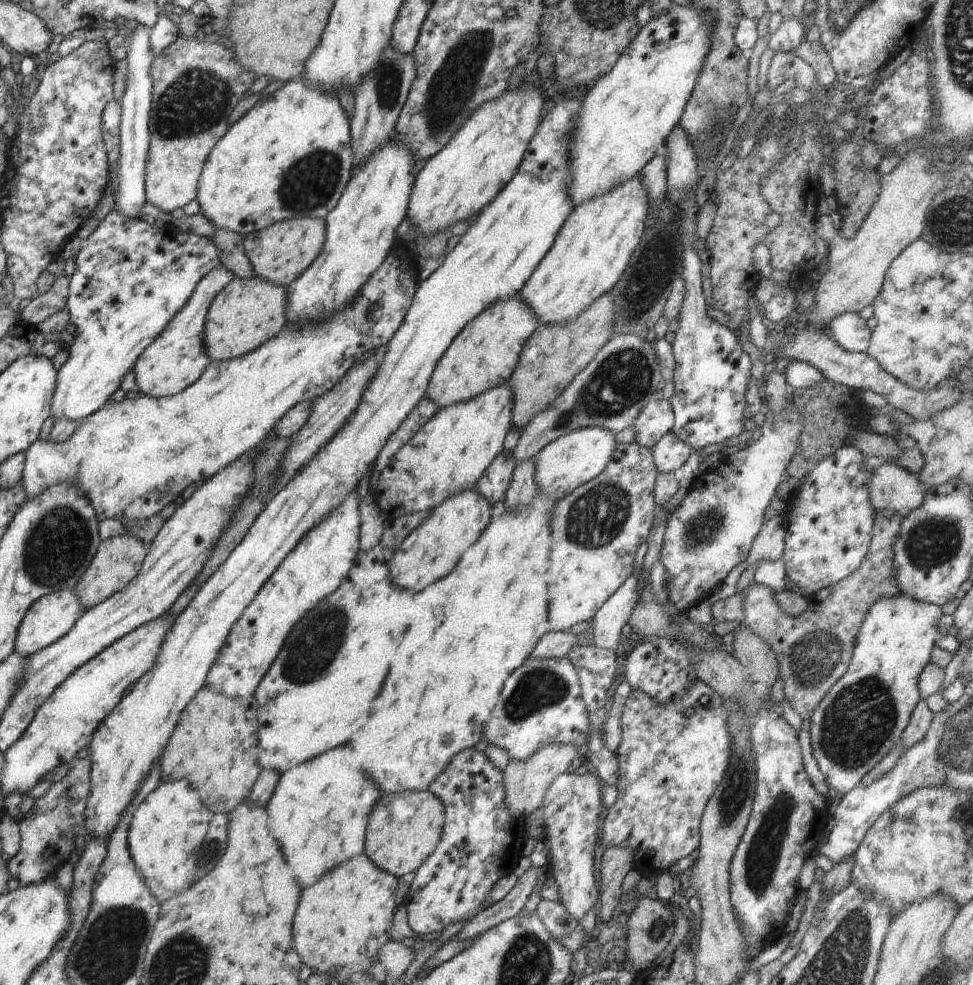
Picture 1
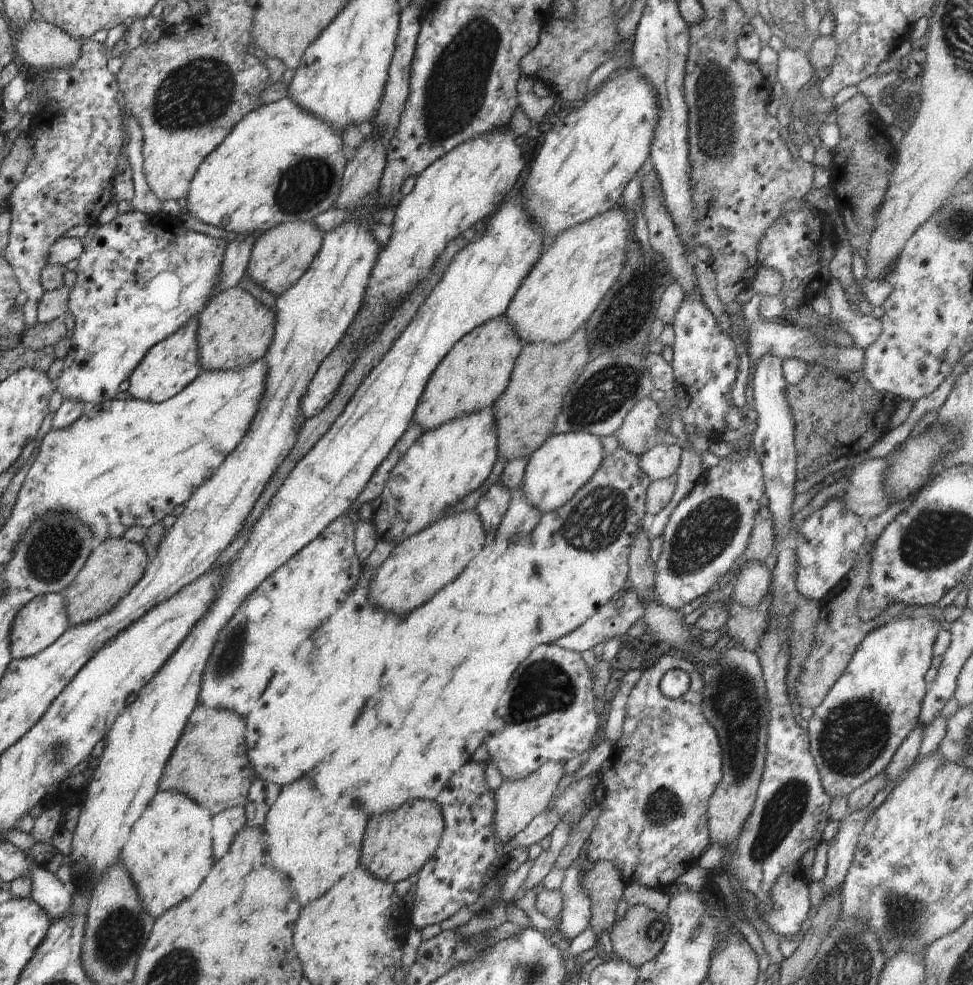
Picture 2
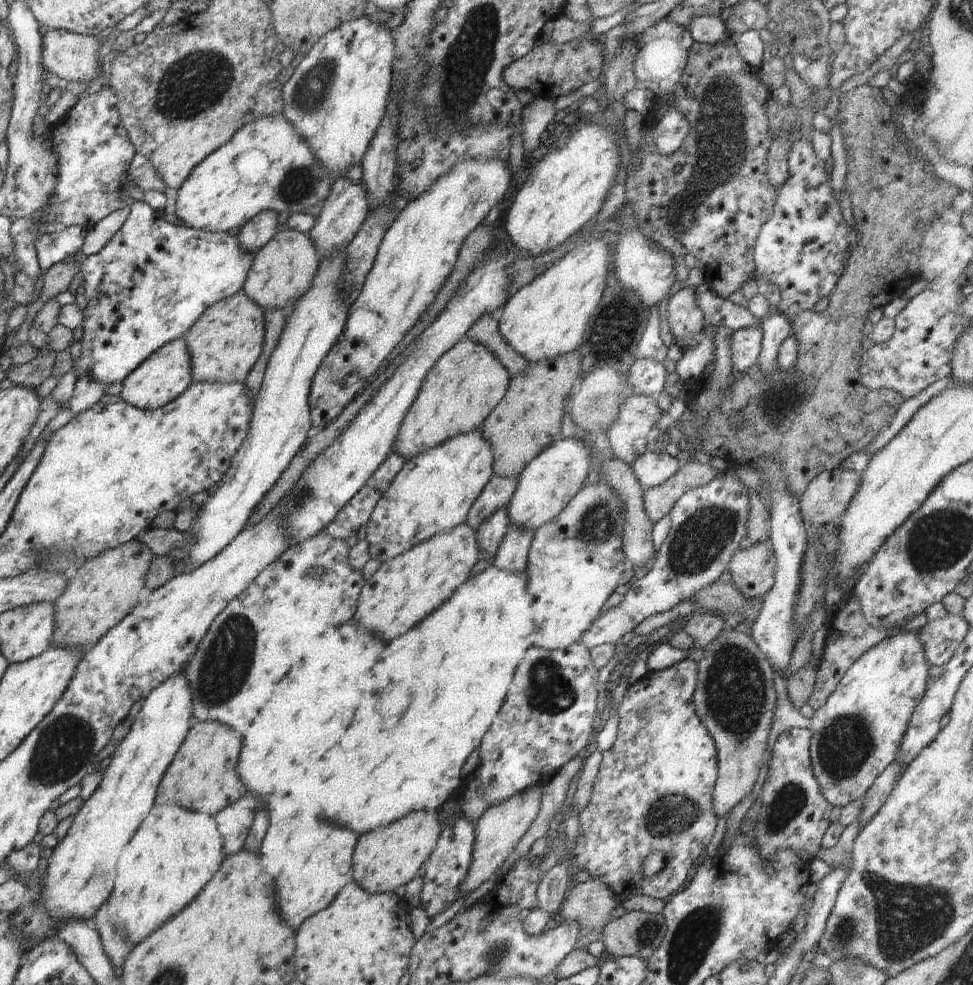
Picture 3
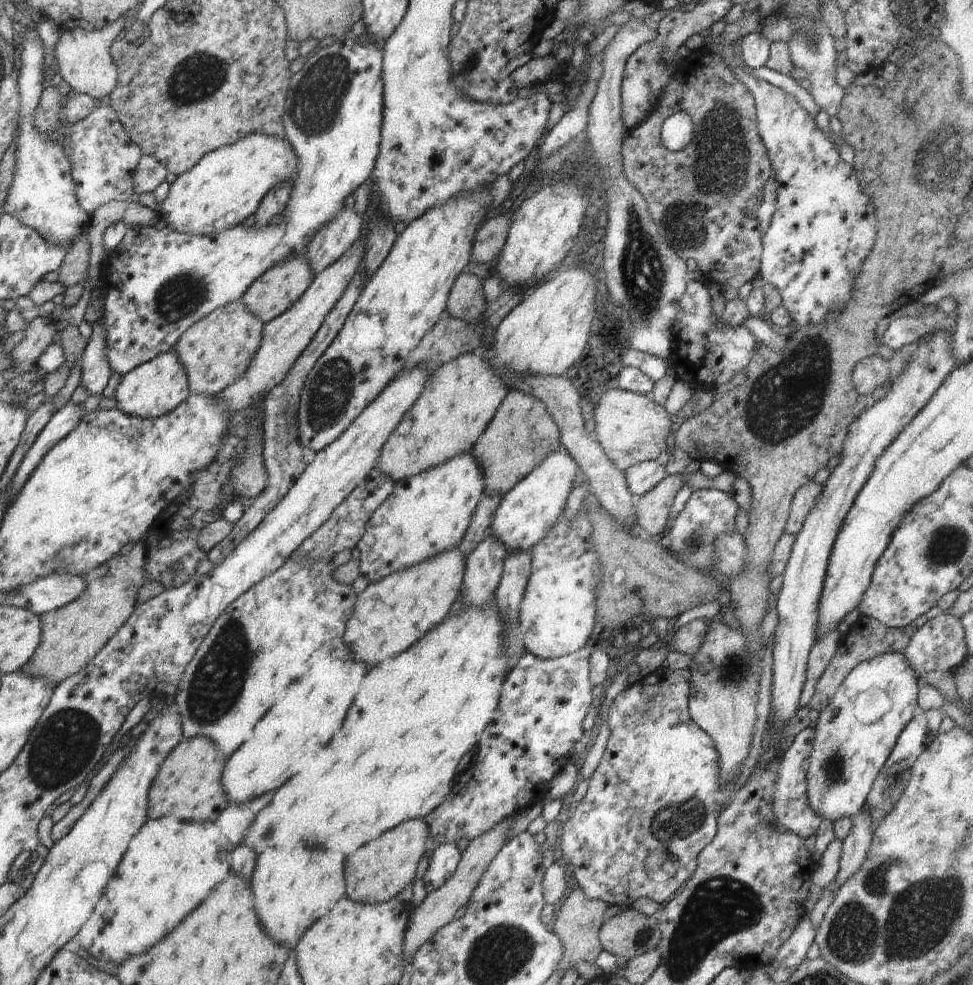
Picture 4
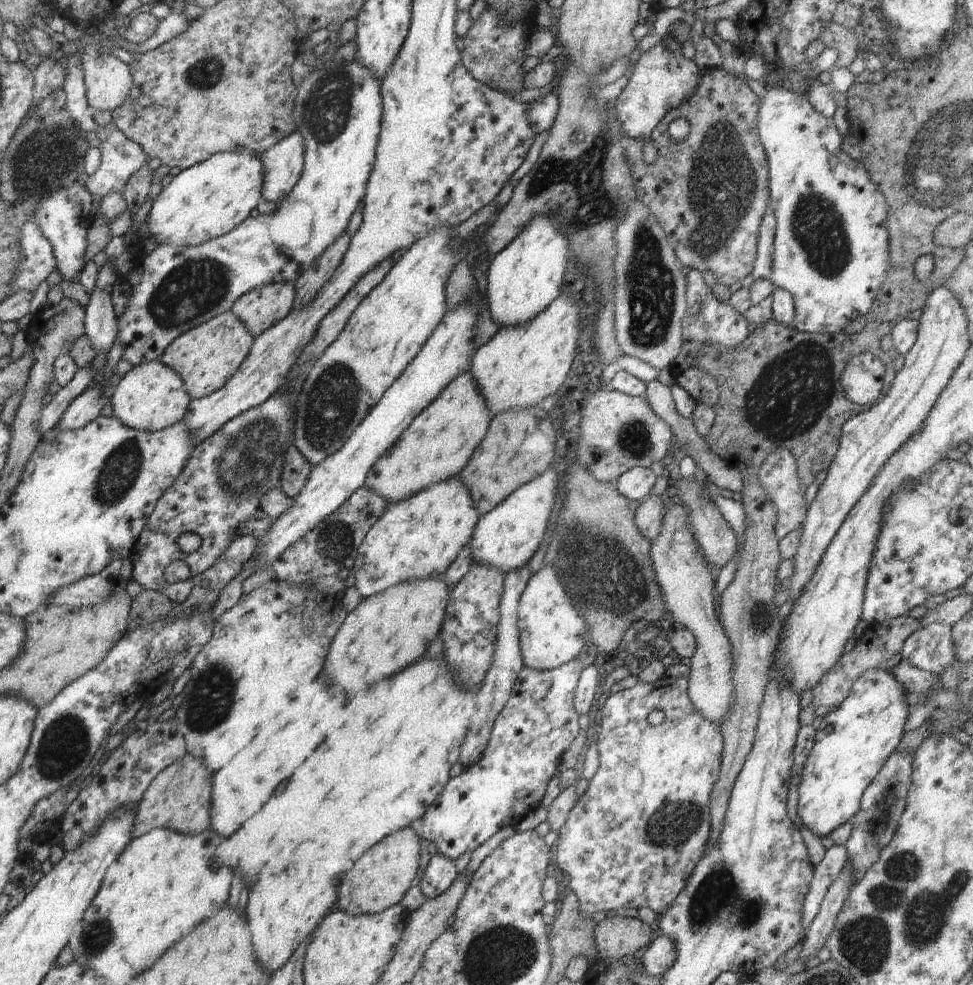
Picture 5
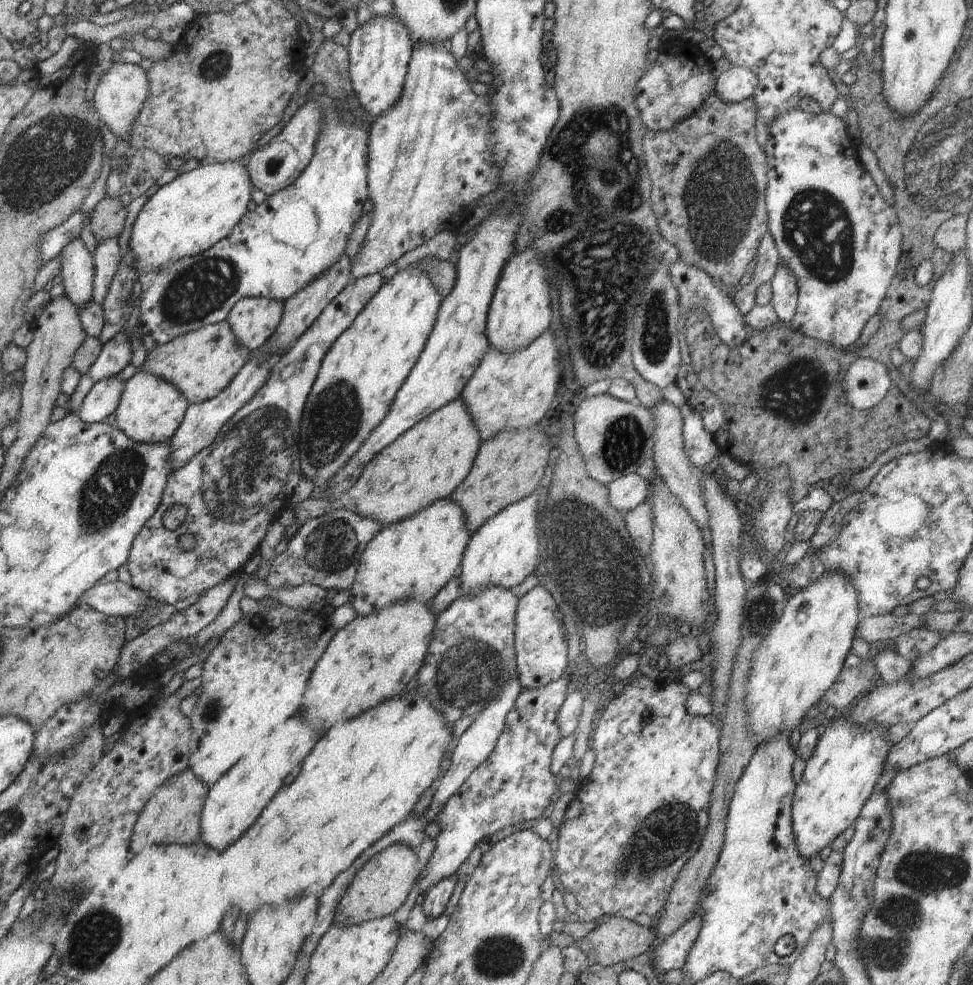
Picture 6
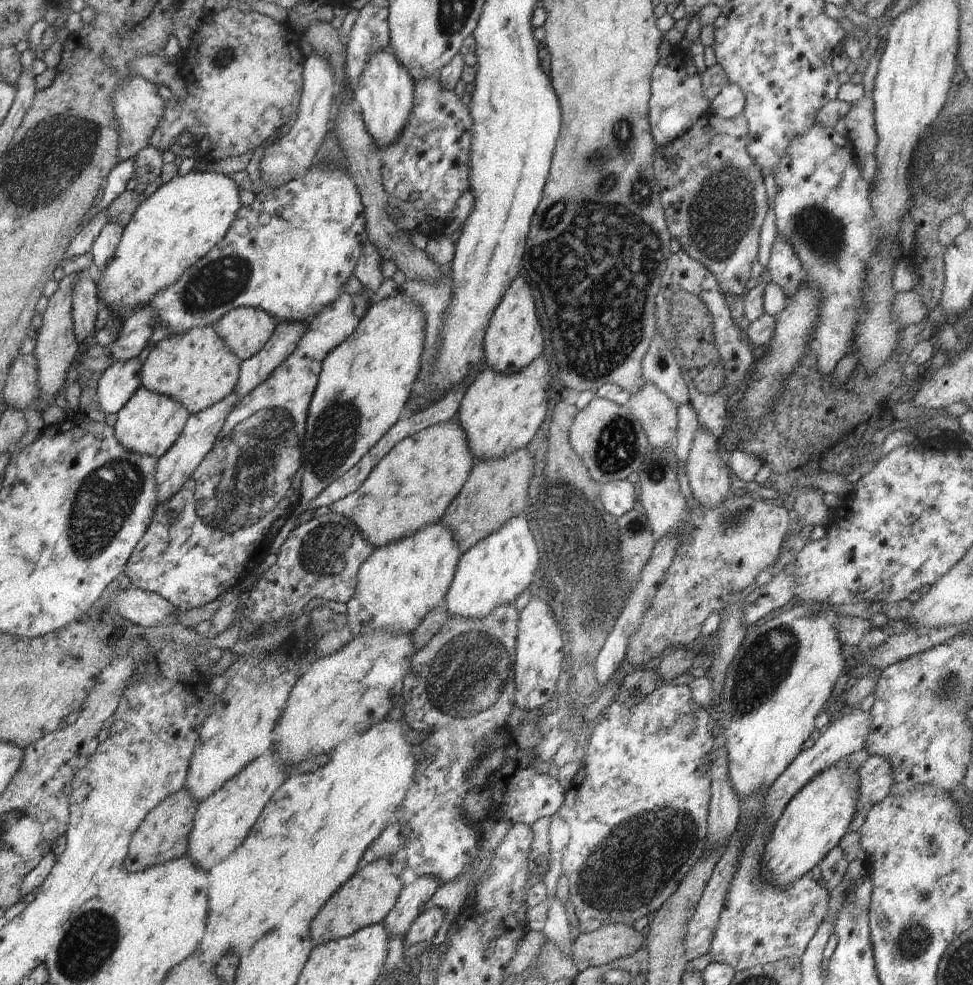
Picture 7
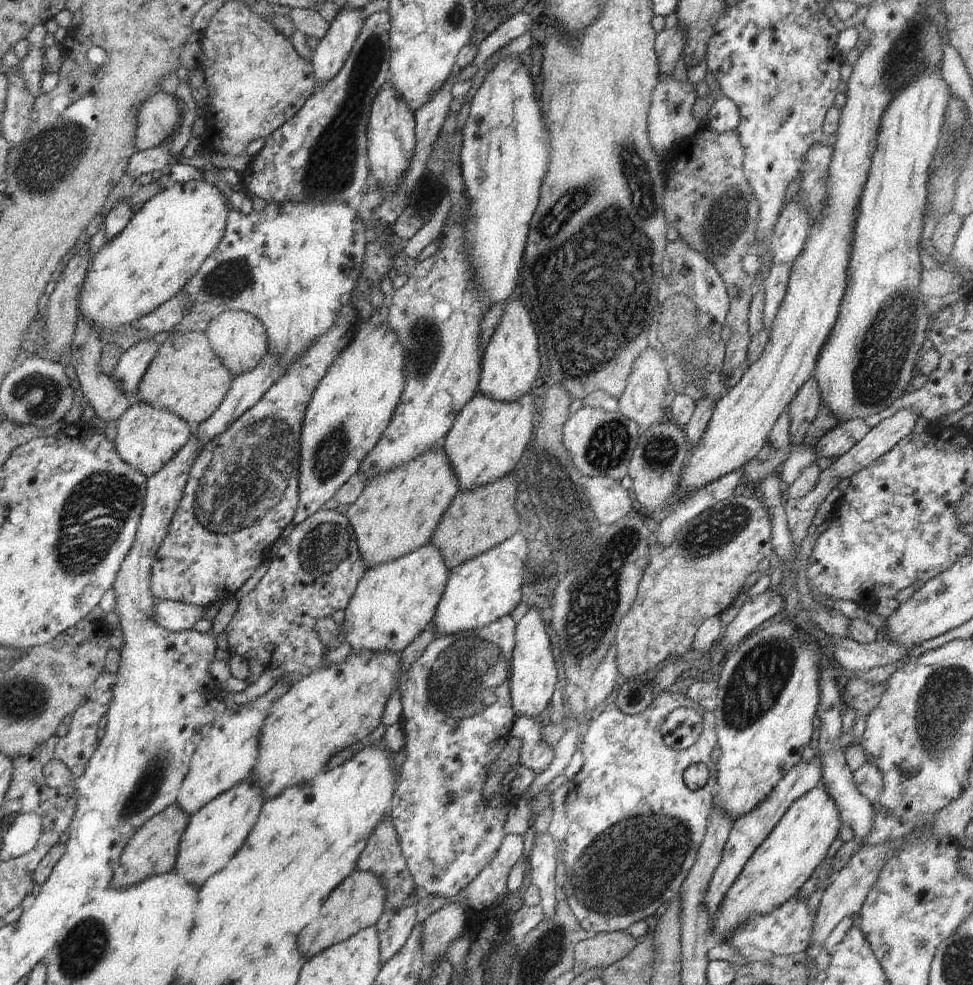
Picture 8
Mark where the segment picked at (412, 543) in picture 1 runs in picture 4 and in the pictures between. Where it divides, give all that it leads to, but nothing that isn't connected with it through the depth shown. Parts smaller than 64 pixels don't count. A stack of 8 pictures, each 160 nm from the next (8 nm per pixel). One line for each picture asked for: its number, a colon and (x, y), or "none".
2: (420, 566)
3: (407, 588)
4: (390, 615)

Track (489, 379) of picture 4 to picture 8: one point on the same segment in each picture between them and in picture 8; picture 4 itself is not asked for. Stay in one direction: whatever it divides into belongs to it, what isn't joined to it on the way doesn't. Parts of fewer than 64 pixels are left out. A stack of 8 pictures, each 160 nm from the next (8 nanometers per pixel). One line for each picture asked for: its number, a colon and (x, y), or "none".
5: (438, 443)
6: (429, 461)
7: (411, 487)
8: (397, 513)

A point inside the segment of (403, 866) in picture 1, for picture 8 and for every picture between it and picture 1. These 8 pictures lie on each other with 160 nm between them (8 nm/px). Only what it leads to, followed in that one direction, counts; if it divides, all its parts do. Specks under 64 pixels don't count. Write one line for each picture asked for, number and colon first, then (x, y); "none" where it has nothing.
2: (397, 844)
3: (384, 860)
4: (380, 870)
5: (379, 879)
6: (381, 886)
7: (368, 897)
8: (358, 902)

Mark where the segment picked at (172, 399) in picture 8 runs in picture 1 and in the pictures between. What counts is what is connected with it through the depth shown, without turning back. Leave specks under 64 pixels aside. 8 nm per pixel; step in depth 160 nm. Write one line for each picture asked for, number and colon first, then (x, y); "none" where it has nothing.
1: (246, 313)
2: (235, 330)
3: (225, 342)
4: (215, 351)
5: (206, 357)
6: (200, 364)
7: (198, 368)

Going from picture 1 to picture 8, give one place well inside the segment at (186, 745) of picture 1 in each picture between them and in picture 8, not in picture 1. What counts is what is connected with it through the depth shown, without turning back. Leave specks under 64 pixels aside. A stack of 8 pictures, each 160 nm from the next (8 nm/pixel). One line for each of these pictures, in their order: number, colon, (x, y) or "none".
2: (209, 765)
3: (202, 777)
4: (189, 785)
5: (180, 797)
6: (172, 815)
7: (163, 835)
8: (152, 850)

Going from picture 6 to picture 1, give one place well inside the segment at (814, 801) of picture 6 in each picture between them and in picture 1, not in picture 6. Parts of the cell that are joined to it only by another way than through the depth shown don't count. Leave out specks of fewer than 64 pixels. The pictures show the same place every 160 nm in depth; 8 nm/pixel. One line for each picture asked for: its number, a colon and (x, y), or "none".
1: (864, 714)
2: (875, 704)
3: (856, 735)
4: (856, 732)
5: (852, 742)

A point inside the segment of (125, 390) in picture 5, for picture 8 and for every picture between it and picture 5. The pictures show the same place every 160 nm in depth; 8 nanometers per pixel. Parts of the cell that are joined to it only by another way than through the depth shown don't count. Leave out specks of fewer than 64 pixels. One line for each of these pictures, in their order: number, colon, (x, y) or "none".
6: (150, 410)
7: (149, 424)
8: (148, 437)

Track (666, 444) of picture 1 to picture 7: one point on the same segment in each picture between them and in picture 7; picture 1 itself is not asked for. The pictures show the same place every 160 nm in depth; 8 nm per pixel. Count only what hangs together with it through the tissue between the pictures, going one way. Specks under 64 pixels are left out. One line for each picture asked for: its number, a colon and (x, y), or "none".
2: (661, 461)
3: (651, 469)
4: (643, 477)
5: (637, 484)
6: (625, 493)
7: (619, 497)

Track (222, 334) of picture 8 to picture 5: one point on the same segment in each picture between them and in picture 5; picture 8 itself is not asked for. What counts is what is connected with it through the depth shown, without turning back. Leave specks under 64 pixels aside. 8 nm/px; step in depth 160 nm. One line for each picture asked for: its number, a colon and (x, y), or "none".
5: (260, 308)
6: (253, 320)
7: (247, 330)

